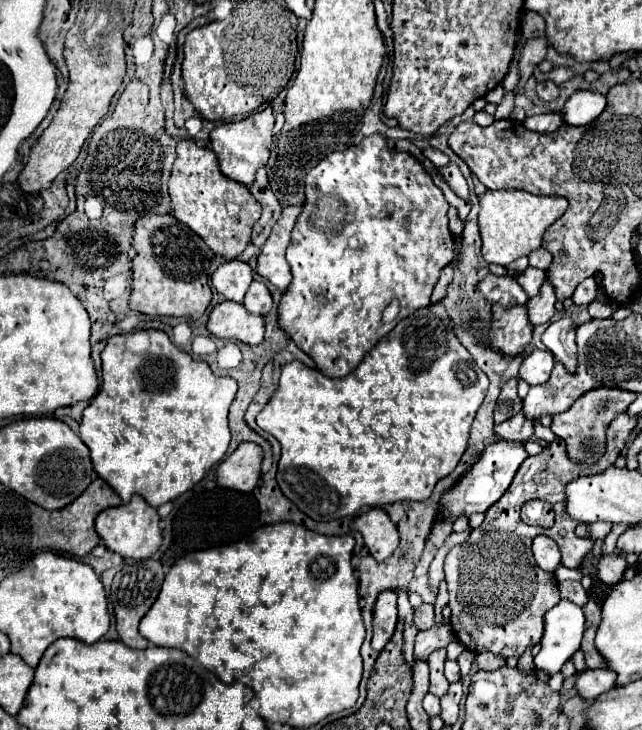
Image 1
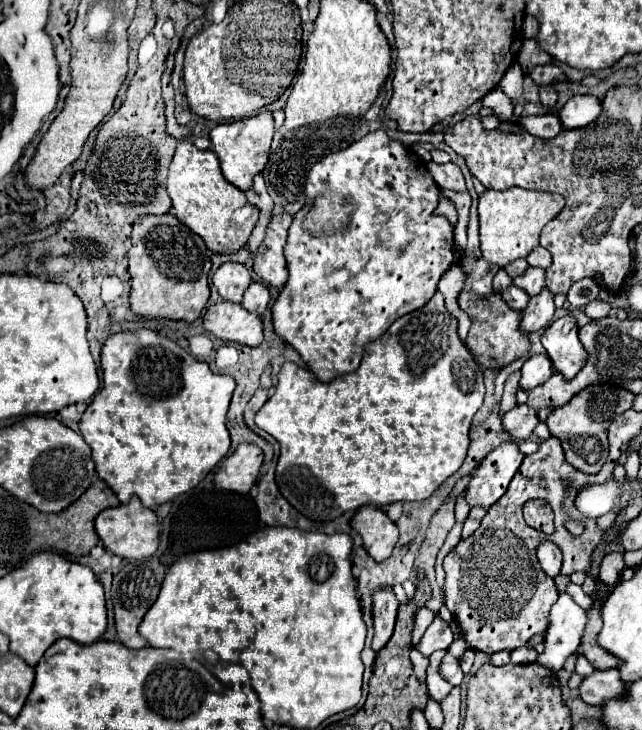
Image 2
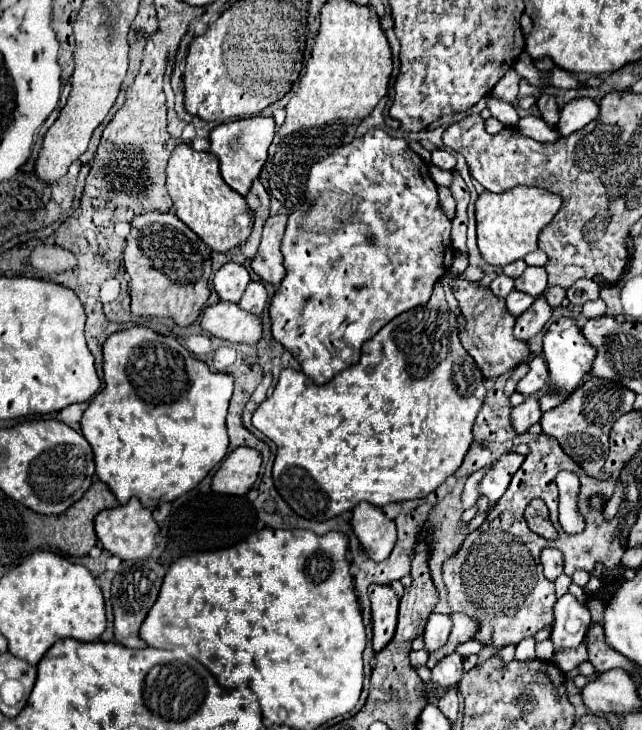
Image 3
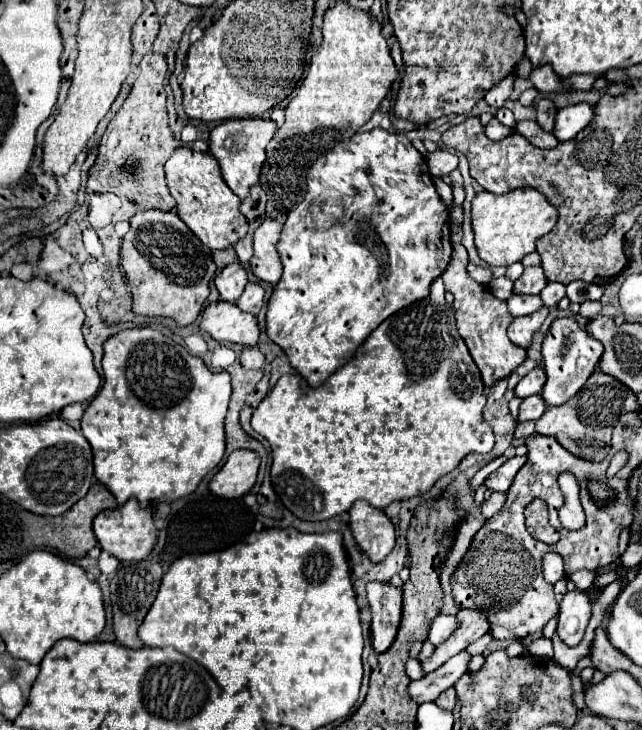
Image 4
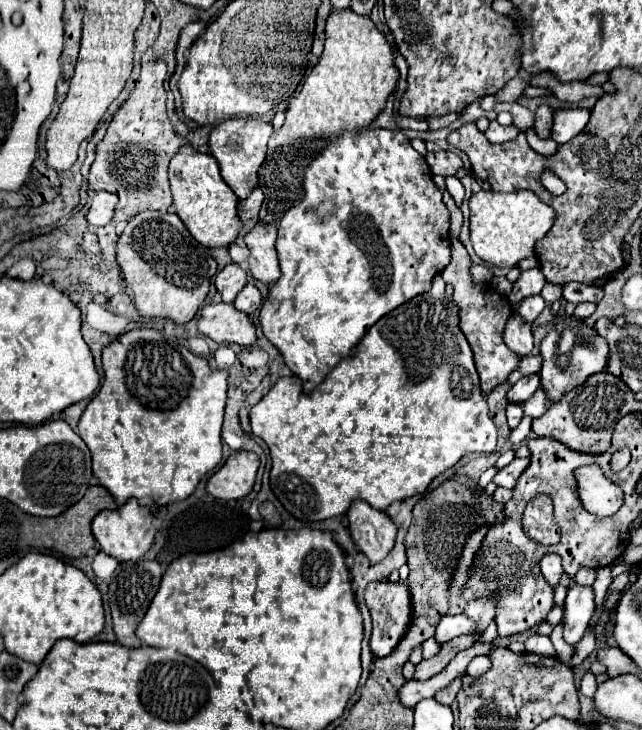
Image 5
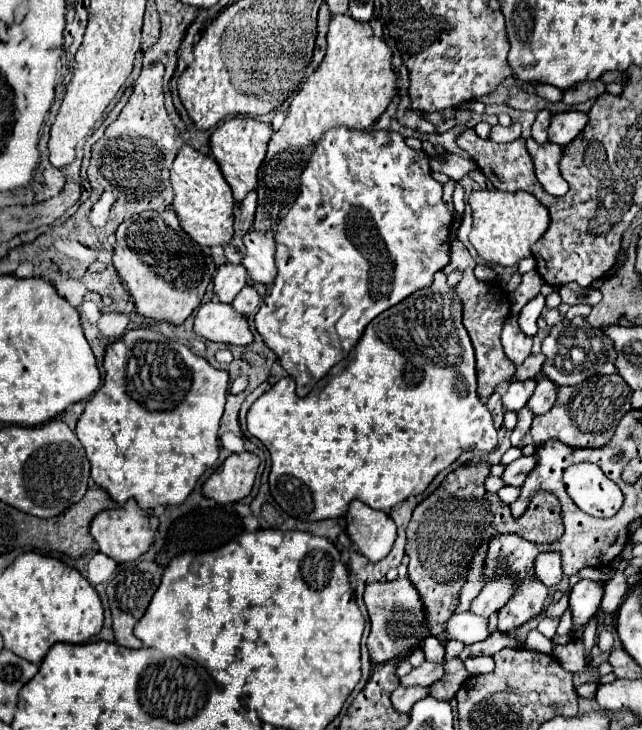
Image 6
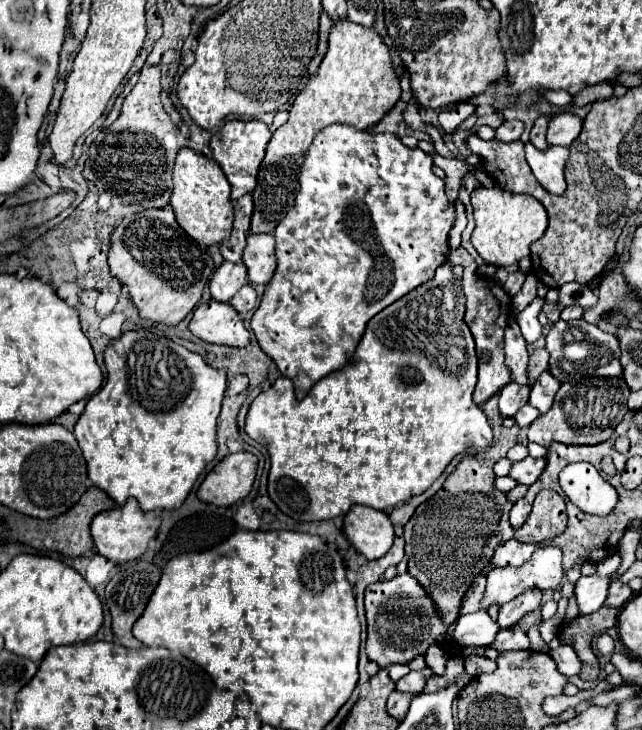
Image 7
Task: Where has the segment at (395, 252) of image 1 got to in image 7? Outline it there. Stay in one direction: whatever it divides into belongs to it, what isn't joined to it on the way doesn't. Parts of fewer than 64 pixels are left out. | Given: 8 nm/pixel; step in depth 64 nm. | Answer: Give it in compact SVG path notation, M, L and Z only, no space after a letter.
M332 124L324 130L320 130L318 136L314 138L314 142L310 144L310 148L306 152L306 160L300 170L300 192L296 196L296 204L280 220L280 224L274 230L278 268L274 272L274 278L266 284L260 306L256 308L256 312L250 320L250 328L252 328L260 348L264 350L264 354L274 360L274 364L278 366L282 376L286 376L294 382L296 398L304 398L308 394L308 390L320 378L342 368L354 356L354 350L364 334L364 326L368 324L368 320L372 316L376 316L388 304L400 300L404 294L408 294L410 290L414 290L422 282L428 282L432 278L434 270L442 262L446 262L446 258L448 258L448 232L456 222L456 204L448 200L448 196L444 192L444 180L440 180L432 172L432 166L434 166L434 162L432 162L430 154L426 154L422 150L406 148L400 142L400 138L394 134L372 134L372 132L358 130L358 128L344 126L344 124Z

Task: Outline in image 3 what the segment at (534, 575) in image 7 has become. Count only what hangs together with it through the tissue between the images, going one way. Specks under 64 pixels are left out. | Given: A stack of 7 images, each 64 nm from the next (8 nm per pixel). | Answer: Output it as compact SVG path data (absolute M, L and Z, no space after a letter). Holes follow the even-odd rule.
M546 548L542 552L542 564L544 564L544 576L548 580L556 580L562 574L562 554L560 554L560 550ZM460 612L452 614L452 622L454 622L454 626L452 626L452 632L450 632L448 642L446 642L440 650L434 650L434 652L430 654L430 658L428 658L428 662L426 662L426 666L428 666L430 670L432 670L442 658L446 658L448 654L452 654L460 644L464 644L464 642L468 642L468 640L474 640L476 634L478 634L478 630L480 630L480 624L478 624L476 620L472 620L470 616L460 614Z

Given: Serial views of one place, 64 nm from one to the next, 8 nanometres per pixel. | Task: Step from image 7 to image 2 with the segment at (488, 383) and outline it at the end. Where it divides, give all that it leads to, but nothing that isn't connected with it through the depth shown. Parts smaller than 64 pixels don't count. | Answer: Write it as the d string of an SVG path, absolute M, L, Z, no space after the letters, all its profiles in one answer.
M462 290L458 294L458 304L460 308L470 316L472 328L466 336L466 348L474 354L480 366L492 368L504 368L510 362L528 356L530 352L530 340L526 334L520 334L520 312L514 312L508 308L508 304L498 296L498 294L488 294L486 298L478 296L476 292Z

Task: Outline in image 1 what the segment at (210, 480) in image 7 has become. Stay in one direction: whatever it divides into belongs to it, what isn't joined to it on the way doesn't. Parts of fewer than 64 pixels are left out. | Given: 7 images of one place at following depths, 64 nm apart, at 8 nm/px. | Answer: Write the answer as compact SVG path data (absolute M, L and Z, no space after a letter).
M240 444L216 470L216 482L222 488L252 492L260 480L262 448L256 444Z

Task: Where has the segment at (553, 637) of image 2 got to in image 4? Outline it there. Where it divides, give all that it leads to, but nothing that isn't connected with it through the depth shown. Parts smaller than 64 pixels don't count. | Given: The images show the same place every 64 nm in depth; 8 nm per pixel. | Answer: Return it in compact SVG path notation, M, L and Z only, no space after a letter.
M582 590L566 592L566 596L560 604L560 612L558 612L558 630L556 632L568 646L580 644L584 630L588 626L588 620L590 620L590 610L592 610L592 602L586 592L582 592Z

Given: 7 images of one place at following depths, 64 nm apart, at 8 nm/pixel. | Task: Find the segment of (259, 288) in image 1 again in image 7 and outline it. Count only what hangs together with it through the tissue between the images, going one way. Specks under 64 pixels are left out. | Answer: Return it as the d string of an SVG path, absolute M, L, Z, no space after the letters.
M244 284L244 286L238 290L238 294L230 300L230 304L232 304L240 314L250 312L250 310L256 306L256 292L254 292L254 288L252 288L250 284Z

